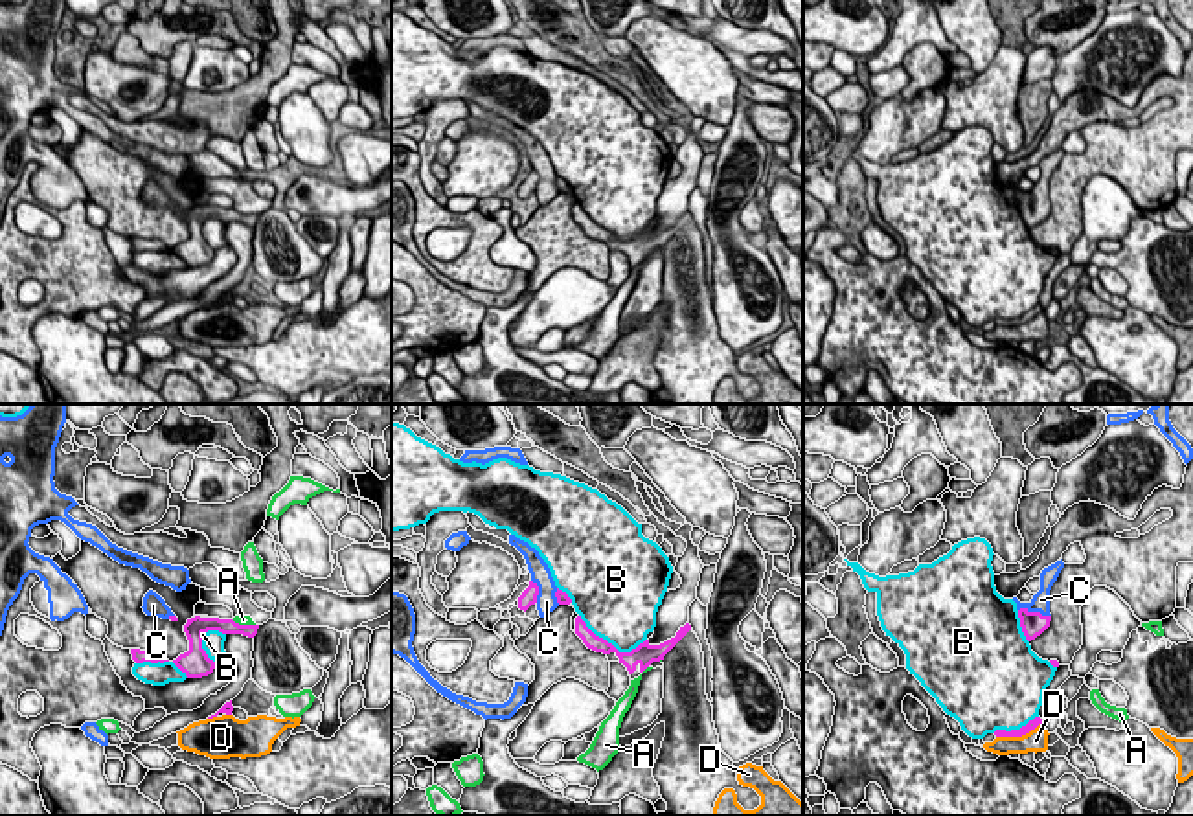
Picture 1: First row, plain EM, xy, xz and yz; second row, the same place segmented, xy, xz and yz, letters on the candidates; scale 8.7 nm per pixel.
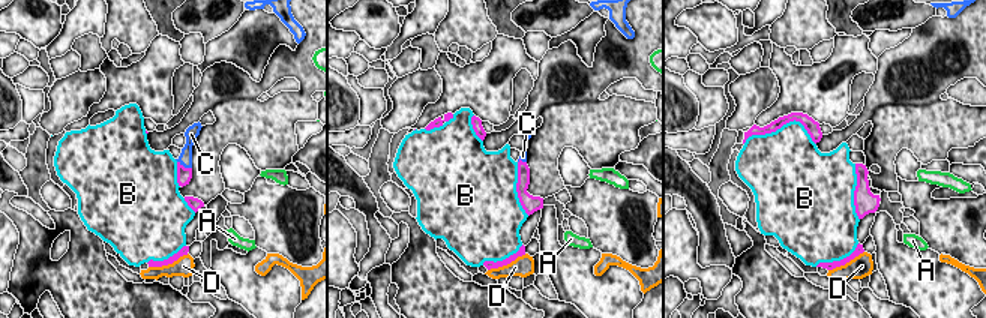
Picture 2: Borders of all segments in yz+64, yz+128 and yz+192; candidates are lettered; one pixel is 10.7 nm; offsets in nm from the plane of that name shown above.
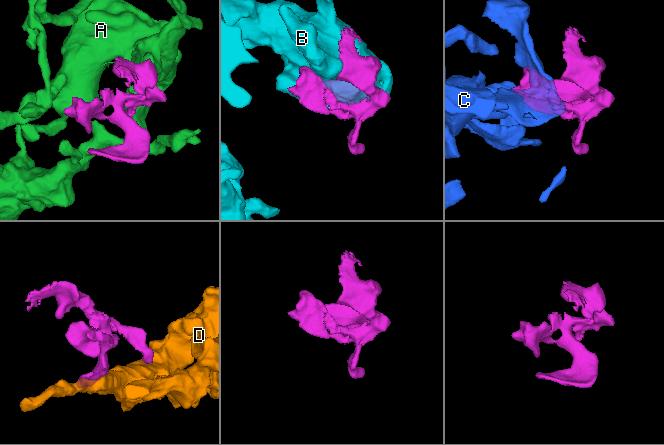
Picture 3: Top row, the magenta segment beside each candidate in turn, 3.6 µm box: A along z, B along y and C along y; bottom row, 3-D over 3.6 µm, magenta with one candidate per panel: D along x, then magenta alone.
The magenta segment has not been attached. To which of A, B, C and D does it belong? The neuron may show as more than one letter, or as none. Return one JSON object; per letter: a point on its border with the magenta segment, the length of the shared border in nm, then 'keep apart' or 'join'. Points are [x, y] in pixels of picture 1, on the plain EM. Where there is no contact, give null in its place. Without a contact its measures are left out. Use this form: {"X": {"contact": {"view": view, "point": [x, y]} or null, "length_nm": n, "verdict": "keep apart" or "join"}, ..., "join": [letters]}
{"A": {"contact": {"view": "xz", "point": [646, 256]}, "length_nm": 100, "verdict": "keep apart"}, "B": {"contact": {"view": "xz", "point": [611, 232]}, "length_nm": 650, "verdict": "keep apart"}, "C": {"contact": {"view": "yz", "point": [1035, 201]}, "length_nm": 300, "verdict": "join"}, "D": {"contact": {"view": "yz", "point": [1019, 324]}, "length_nm": 440, "verdict": "keep apart"}, "join": ["C"]}

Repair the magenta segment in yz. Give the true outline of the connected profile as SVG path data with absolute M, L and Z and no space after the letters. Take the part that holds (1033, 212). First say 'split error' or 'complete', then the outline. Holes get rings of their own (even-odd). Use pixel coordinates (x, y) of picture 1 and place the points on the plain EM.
split error | M1061 147L1055 153L1042 158L1040 178L1033 184L1029 191L1020 191L1017 186L1013 186L1018 198L1020 215L1028 230L1035 228L1050 215L1050 178L1062 156L1064 151Z

